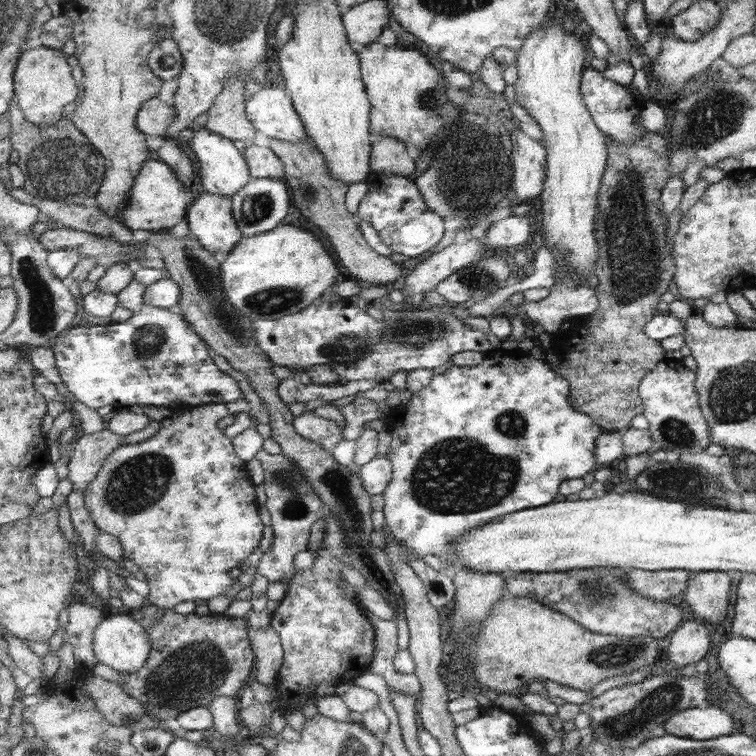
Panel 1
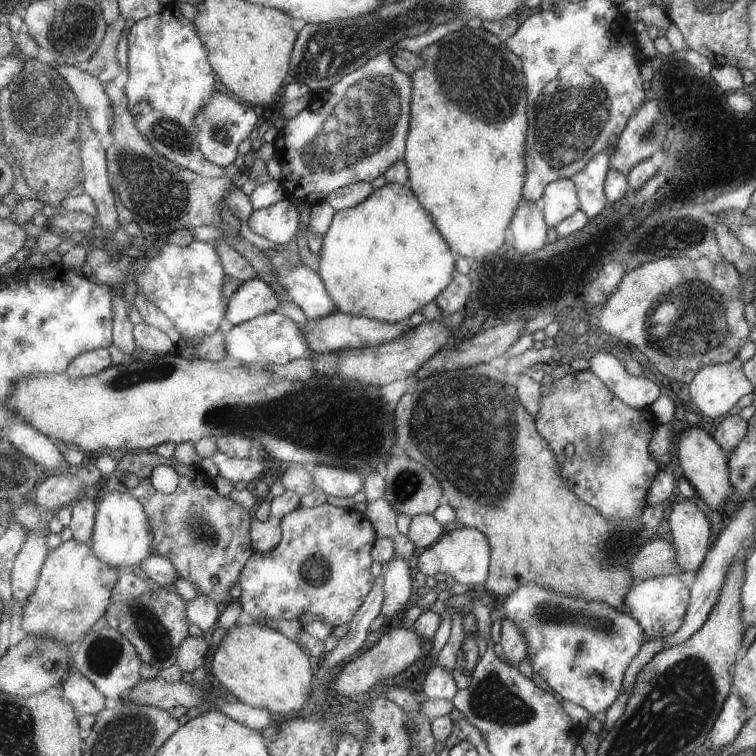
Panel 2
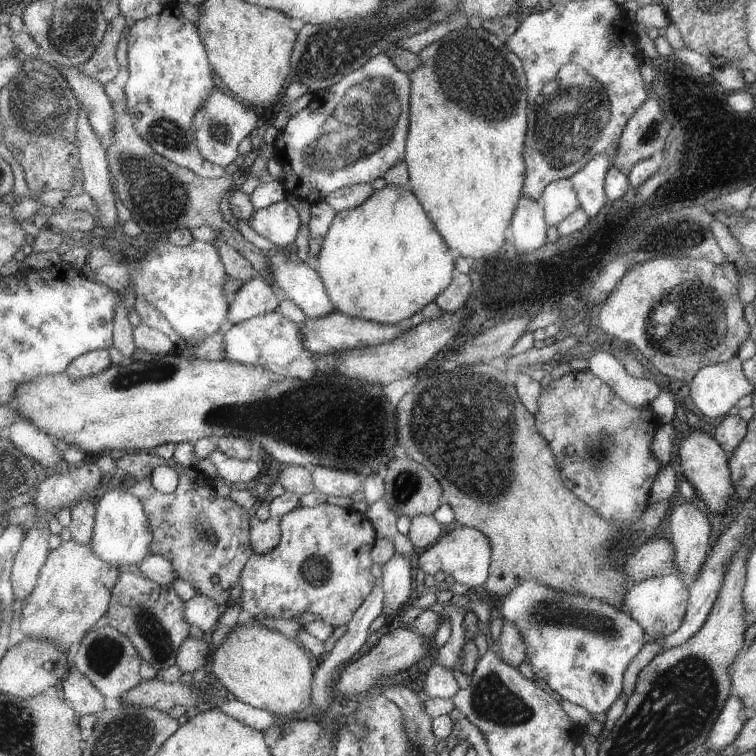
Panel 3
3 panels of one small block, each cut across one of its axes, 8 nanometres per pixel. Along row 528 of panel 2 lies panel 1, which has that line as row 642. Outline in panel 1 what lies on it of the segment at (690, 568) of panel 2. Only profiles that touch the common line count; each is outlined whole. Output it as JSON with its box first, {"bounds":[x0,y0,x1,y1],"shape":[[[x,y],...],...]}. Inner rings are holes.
{"bounds":[668,571,733,671],"shape":[[[690,571],[689,586],[684,593],[684,600],[689,602],[689,608],[693,608],[693,615],[701,616],[701,620],[685,620],[681,626],[671,635],[668,646],[668,657],[675,665],[684,671],[691,671],[695,664],[705,659],[707,652],[711,650],[711,632],[709,622],[721,624],[727,618],[727,610],[731,606],[731,591],[733,580],[729,574],[723,571],[695,572]],[[705,618],[705,620],[703,620]]]}

